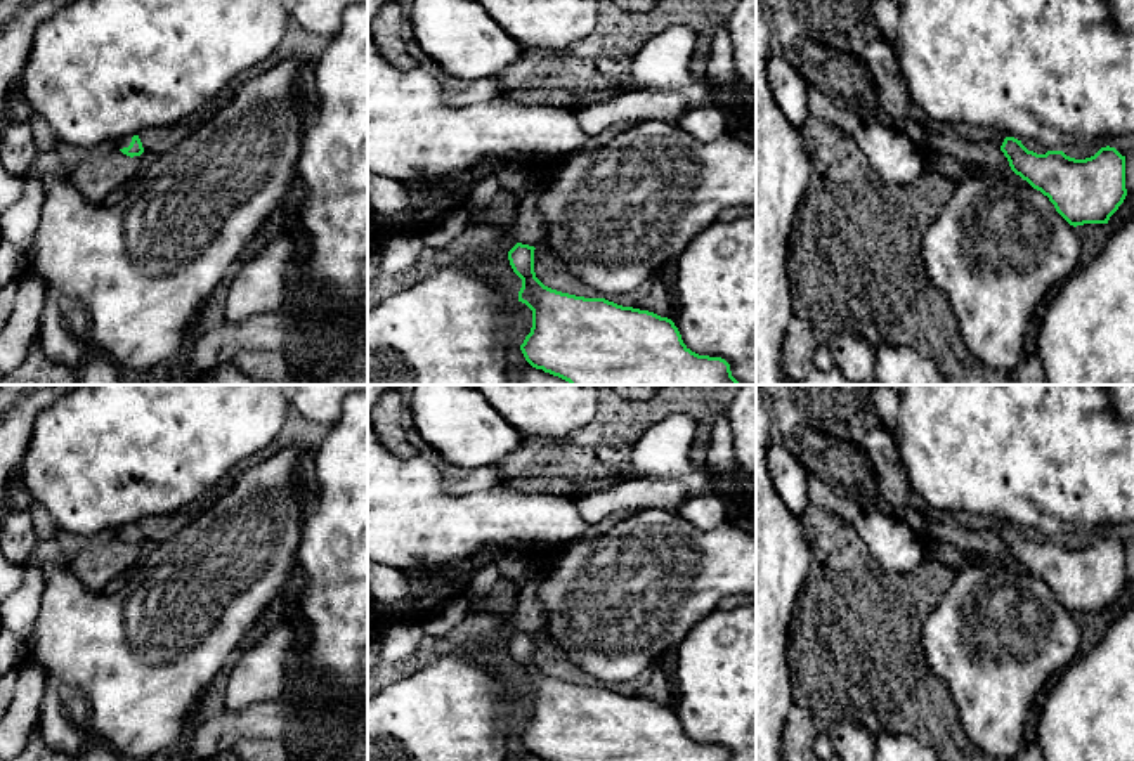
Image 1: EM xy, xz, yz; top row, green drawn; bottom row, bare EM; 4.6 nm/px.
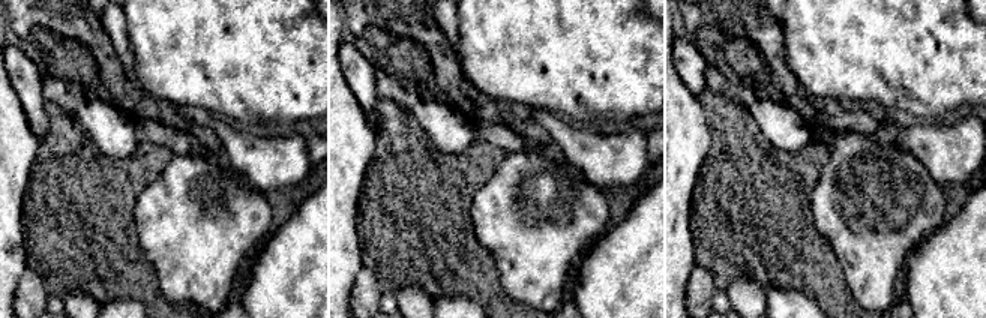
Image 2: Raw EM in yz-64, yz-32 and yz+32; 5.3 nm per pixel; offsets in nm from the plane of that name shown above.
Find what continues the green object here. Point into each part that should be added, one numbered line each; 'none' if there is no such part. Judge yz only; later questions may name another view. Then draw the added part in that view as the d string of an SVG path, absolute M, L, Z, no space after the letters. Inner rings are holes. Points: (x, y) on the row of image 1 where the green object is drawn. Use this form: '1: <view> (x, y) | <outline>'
none

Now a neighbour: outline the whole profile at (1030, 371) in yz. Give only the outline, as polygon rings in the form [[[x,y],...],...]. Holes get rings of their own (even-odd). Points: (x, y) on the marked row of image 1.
[[[1037,355],[1025,357],[1011,373],[1013,385],[1047,385],[1042,361]]]

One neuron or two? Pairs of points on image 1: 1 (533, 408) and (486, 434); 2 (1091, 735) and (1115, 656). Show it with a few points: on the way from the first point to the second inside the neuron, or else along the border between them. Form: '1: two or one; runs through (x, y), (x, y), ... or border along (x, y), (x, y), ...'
1: two; border along (489, 403), (522, 437)
2: one; runs through (1110, 716), (1115, 711), (1115, 675)

